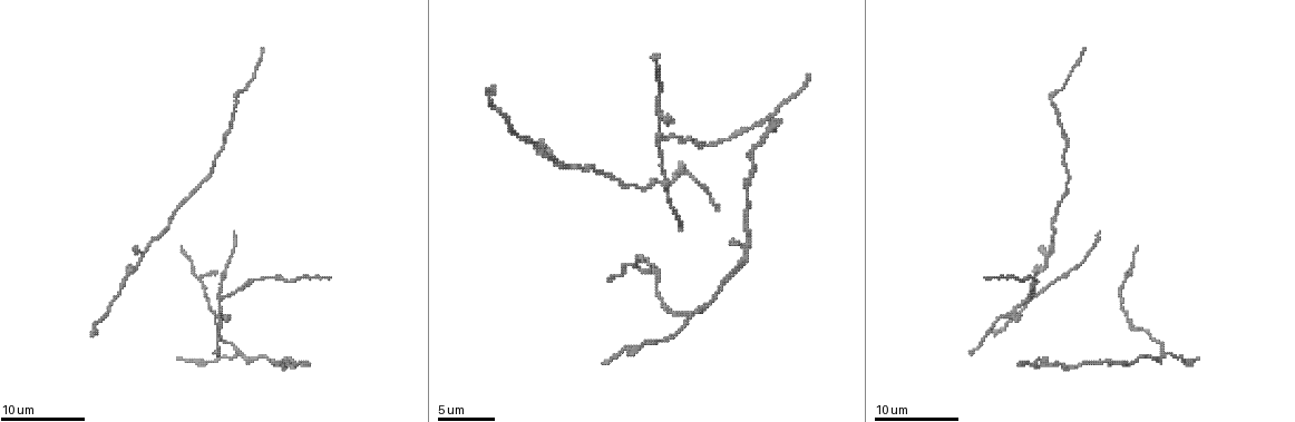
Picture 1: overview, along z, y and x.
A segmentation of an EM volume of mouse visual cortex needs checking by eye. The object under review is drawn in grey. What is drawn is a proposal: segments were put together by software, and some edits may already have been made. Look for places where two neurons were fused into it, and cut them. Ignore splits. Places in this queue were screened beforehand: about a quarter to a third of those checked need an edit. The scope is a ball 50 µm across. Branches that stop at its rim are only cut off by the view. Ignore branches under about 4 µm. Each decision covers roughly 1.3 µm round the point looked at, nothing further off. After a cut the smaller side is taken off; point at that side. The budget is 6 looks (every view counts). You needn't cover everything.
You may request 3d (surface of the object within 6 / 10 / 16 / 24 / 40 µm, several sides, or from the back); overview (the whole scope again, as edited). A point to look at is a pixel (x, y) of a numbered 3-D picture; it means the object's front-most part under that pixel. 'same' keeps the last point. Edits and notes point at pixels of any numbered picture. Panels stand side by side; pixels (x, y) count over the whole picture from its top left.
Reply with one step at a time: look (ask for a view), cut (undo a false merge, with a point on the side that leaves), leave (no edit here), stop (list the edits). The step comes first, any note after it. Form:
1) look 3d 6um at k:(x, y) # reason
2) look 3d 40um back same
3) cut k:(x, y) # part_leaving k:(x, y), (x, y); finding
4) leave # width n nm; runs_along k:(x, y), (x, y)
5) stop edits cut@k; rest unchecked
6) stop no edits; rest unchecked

look 3d 16um at 1:(686, 320) # three arms meet

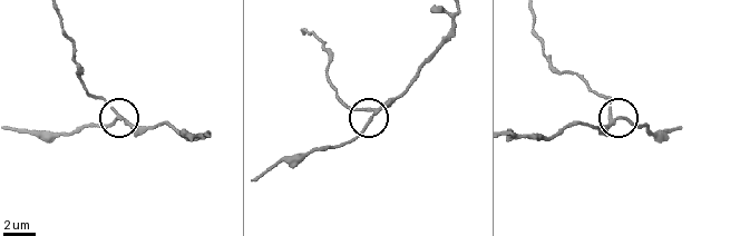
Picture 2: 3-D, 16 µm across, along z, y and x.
leave # arms 3; all the same neuron

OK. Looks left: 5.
look 3d 16um at 1:(641, 267) # calibre changes

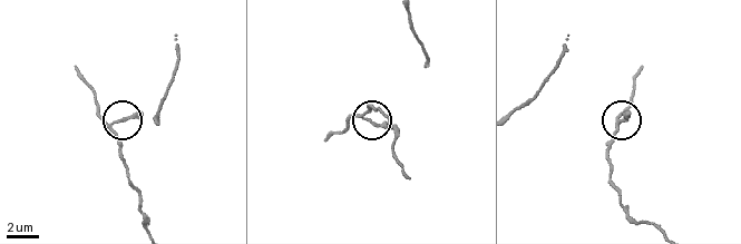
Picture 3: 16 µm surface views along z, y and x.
leave # width 140 nm; runs_along 3:(625, 111), (606, 158); all the same neuron

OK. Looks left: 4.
look 3d 10um at 1:(1030, 299) # three arms meet

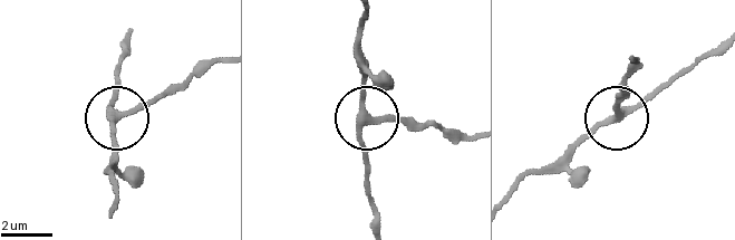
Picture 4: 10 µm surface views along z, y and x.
leave # width 260 nm; continuous, no second neuron

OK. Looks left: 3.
stop no edits; rest unchecked

